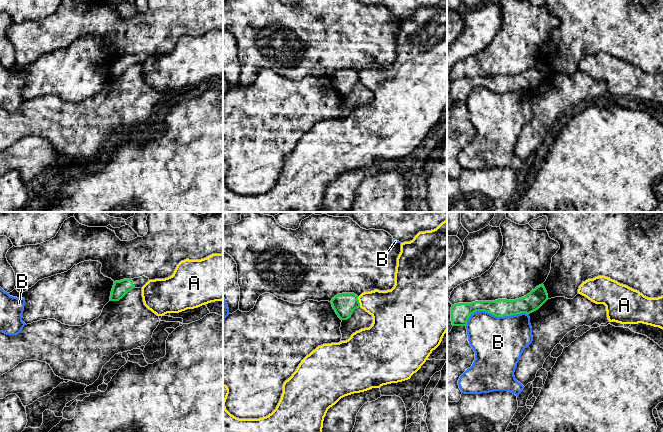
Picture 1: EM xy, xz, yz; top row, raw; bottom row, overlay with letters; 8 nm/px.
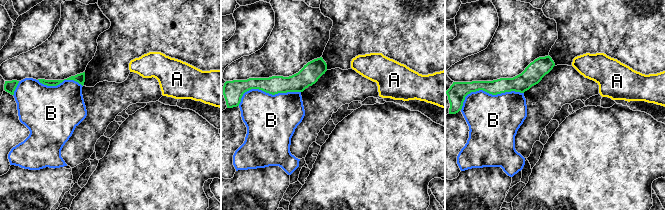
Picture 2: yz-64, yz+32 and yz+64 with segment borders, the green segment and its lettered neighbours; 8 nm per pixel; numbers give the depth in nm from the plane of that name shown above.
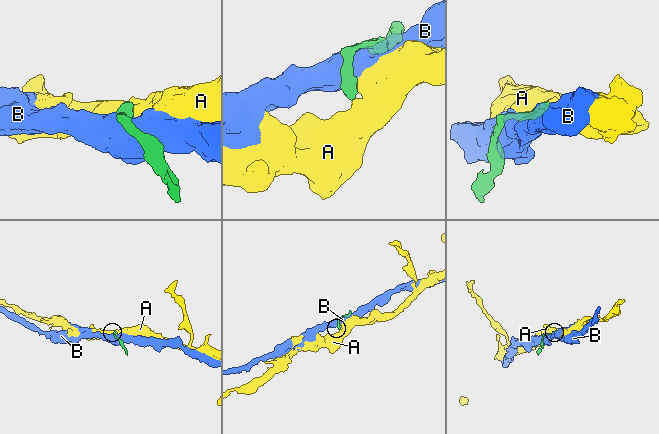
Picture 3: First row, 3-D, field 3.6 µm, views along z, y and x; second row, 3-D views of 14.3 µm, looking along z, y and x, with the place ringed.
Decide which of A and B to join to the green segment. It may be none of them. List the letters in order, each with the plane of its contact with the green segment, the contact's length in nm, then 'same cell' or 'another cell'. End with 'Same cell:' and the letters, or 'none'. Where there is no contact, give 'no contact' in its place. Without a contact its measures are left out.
A: contact in xz; length 80 nm; another cell
B: contact in yz; length 500 nm; another cell
Same cell: none

